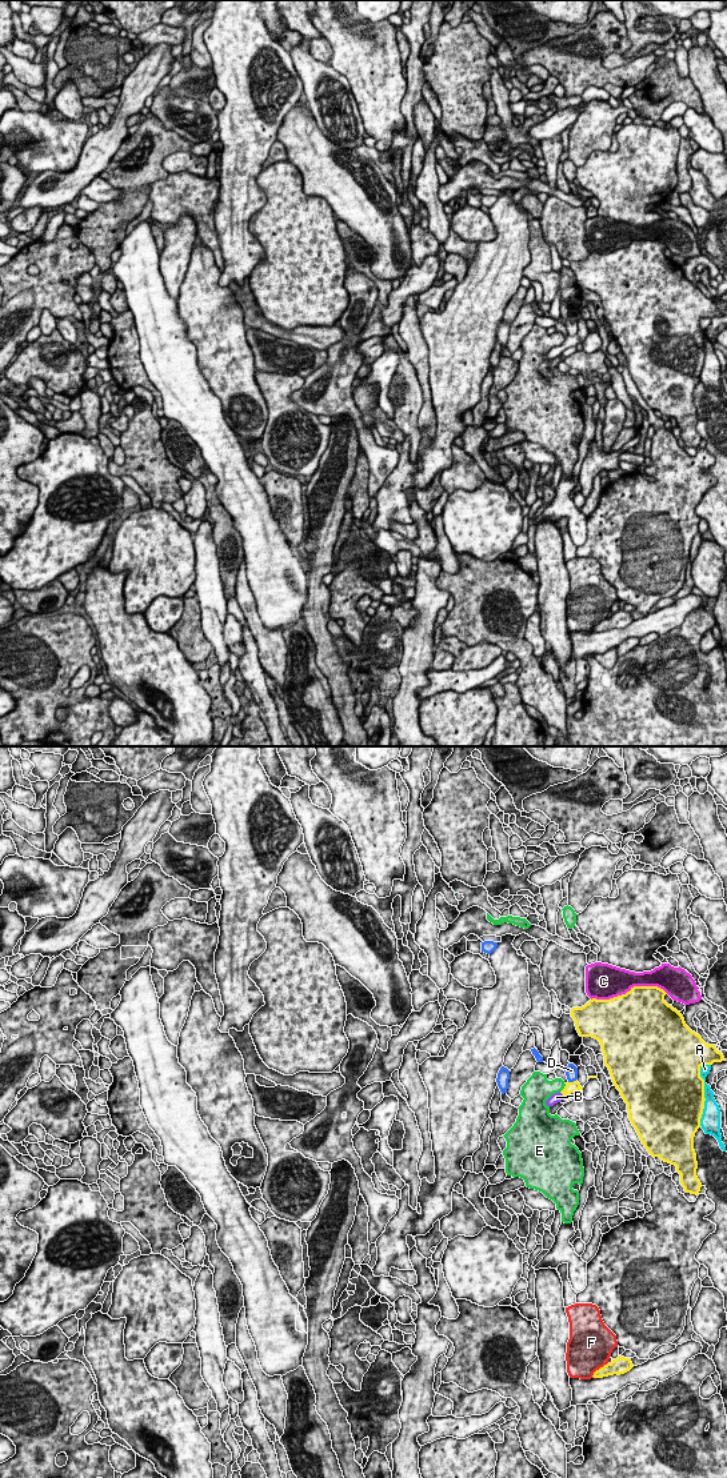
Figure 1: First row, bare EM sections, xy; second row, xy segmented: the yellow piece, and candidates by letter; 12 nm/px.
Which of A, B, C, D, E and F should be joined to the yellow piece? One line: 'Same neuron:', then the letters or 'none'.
Same neuron: B

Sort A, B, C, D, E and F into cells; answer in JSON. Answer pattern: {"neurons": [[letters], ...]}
{"neurons": [["A"], ["B"], ["C"], ["D"], ["E"], ["F"]]}

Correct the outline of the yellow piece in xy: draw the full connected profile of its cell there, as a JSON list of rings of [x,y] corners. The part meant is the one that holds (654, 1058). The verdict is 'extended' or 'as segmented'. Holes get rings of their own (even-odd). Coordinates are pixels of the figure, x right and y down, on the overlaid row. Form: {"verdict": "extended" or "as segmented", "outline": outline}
{"verdict": "as segmented", "outline": [[[634,986],[626,994],[610,1000],[592,998],[582,1008],[572,1008],[571,1017],[580,1037],[592,1037],[600,1042],[604,1065],[610,1070],[614,1086],[627,1104],[628,1118],[647,1151],[652,1157],[675,1165],[684,1191],[698,1195],[702,1183],[696,1177],[694,1137],[700,1127],[706,1101],[700,1066],[722,1062],[724,1057],[715,1045],[706,1044],[686,1025],[680,1012],[664,1001],[666,994],[658,986]]]}

